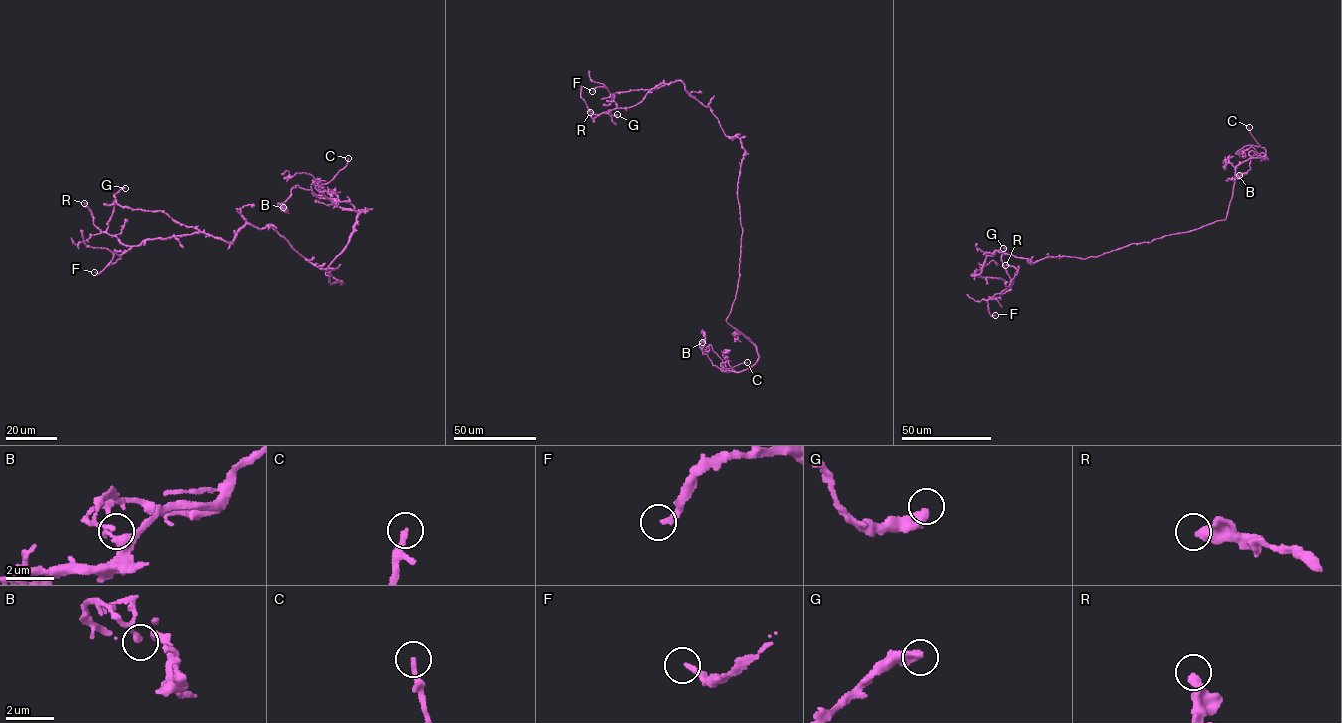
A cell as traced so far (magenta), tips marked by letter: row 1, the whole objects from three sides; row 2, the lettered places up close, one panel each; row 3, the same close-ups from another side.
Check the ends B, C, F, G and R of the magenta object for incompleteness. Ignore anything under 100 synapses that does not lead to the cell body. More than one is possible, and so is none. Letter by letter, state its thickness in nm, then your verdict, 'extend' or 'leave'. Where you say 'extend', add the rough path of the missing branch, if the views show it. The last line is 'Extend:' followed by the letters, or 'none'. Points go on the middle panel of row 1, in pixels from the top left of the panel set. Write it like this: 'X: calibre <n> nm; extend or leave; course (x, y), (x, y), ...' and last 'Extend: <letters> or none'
B: calibre 110 nm; leave
C: calibre 190 nm; extend
F: calibre 220 nm; leave
G: calibre 400 nm; leave
R: calibre 360 nm; leave
Extend: C

